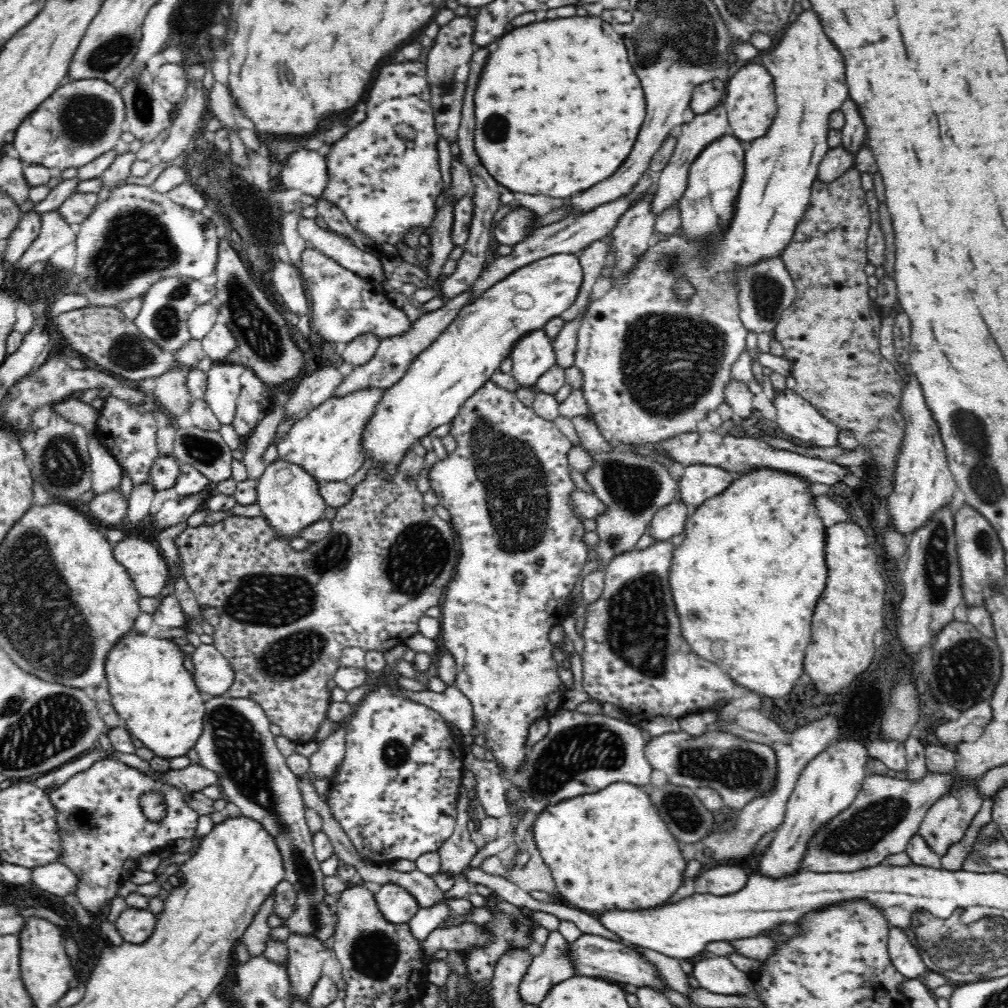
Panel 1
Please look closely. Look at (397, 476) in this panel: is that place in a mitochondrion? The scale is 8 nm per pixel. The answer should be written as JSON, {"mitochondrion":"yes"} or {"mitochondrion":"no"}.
{"mitochondrion":"no"}

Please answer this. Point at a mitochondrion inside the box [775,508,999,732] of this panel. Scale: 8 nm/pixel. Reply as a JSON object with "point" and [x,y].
{"point":[936,564]}

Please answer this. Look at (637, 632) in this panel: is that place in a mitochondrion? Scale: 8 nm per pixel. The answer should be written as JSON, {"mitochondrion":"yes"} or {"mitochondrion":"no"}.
{"mitochondrion":"yes"}

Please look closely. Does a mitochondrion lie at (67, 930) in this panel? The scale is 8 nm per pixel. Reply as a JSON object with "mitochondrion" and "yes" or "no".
{"mitochondrion":"no"}

